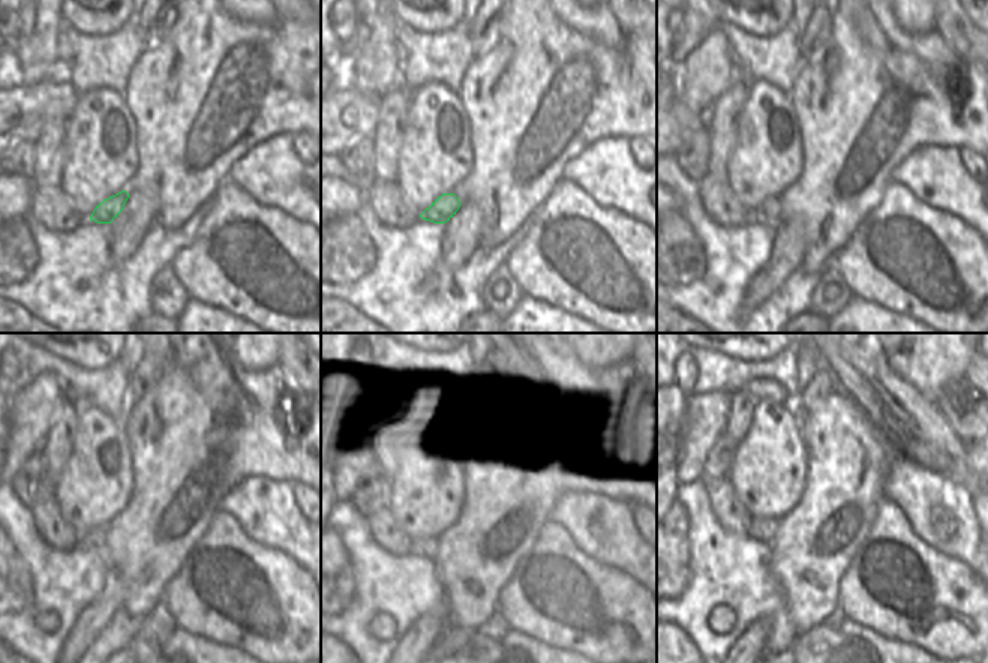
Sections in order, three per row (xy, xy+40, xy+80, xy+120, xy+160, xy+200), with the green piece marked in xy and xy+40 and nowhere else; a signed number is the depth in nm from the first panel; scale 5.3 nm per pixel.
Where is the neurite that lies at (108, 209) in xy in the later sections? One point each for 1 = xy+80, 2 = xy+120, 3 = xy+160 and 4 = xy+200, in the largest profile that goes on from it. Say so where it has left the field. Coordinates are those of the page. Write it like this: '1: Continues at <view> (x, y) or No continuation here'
1: Continues at xy+80 (769, 212)
2: Continues at xy+120 (93, 542)
3: Continues at xy+160 (428, 545)
4: Continues at xy+200 (760, 528)

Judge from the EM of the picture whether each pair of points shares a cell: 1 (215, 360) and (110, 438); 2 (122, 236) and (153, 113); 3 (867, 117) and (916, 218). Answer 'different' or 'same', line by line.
1: different
2: different
3: different

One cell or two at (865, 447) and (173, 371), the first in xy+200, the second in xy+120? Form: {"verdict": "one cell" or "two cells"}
{"verdict": "one cell"}

